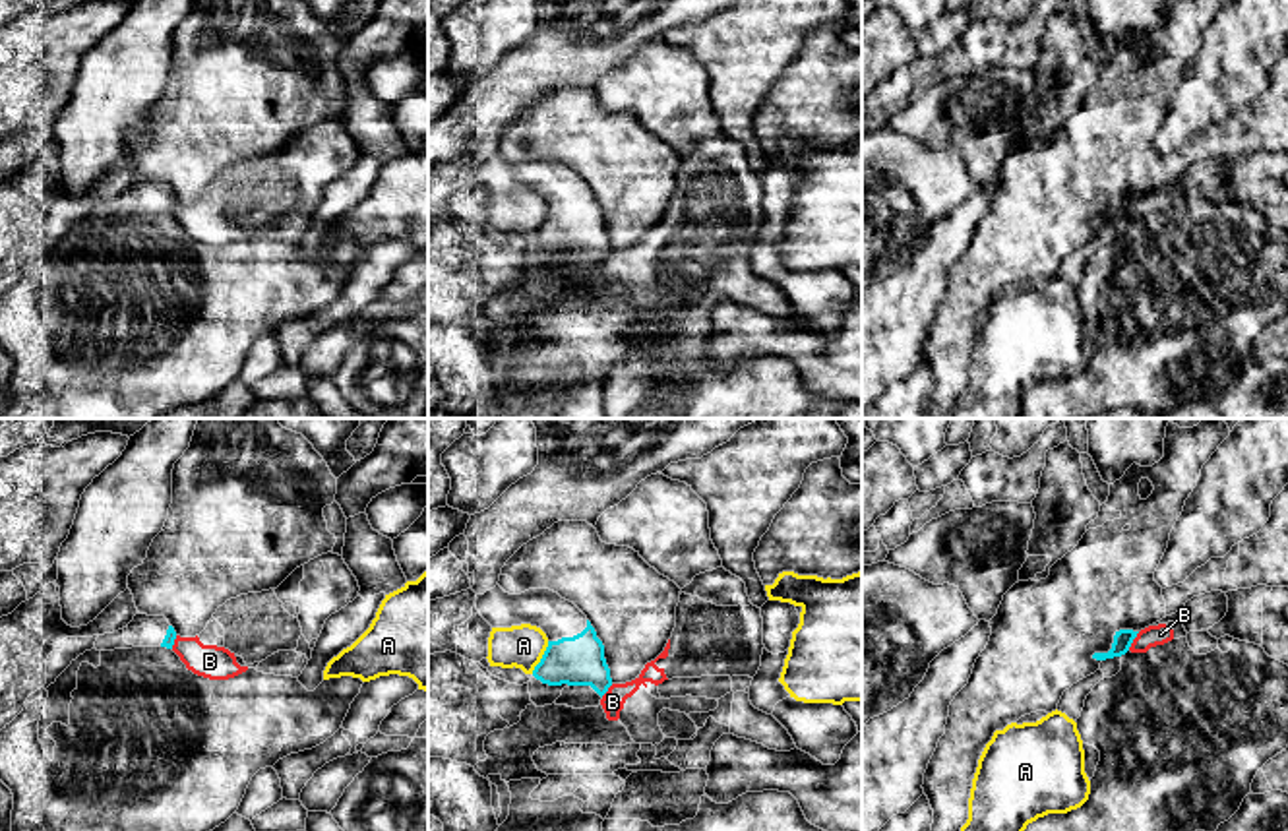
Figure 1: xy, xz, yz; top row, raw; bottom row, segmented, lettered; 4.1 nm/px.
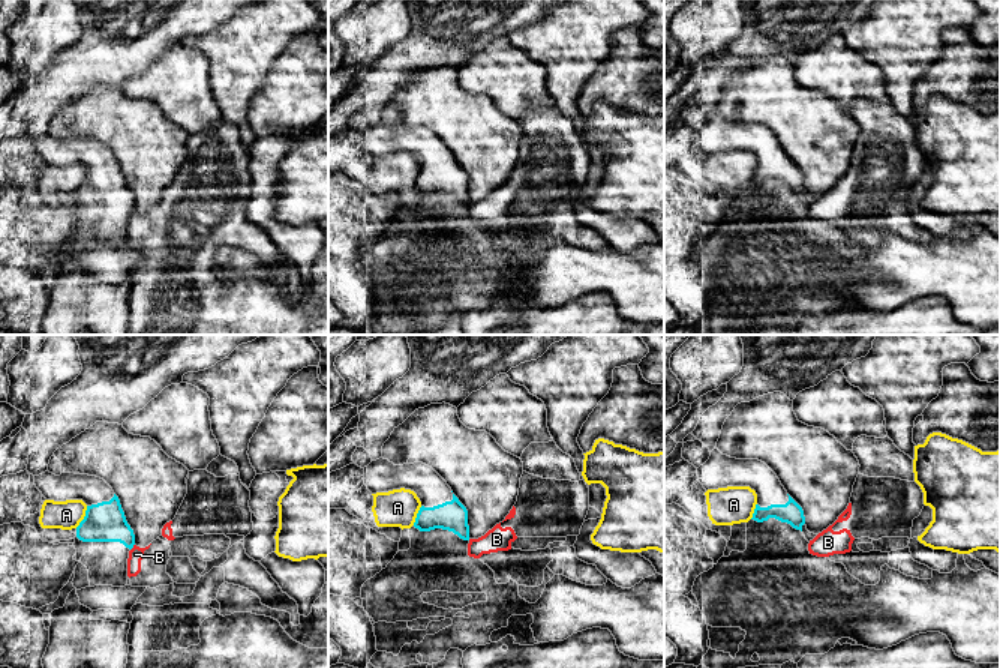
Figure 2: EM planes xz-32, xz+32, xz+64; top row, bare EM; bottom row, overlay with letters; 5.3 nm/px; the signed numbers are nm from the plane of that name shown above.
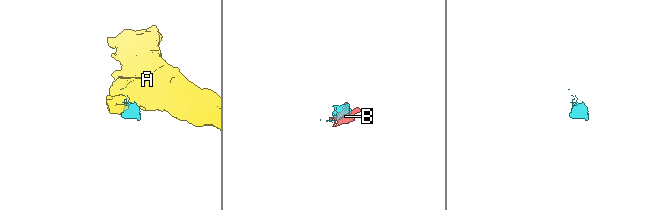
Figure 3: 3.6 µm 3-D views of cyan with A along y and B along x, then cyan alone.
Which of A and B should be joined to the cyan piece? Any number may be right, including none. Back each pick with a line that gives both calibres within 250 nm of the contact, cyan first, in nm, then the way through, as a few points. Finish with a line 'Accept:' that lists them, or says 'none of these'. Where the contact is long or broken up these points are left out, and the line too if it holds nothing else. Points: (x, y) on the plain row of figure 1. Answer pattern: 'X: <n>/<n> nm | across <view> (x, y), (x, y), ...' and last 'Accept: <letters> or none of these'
Accept: none of these

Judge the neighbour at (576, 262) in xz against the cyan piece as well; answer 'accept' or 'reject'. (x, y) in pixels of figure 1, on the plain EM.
accept

